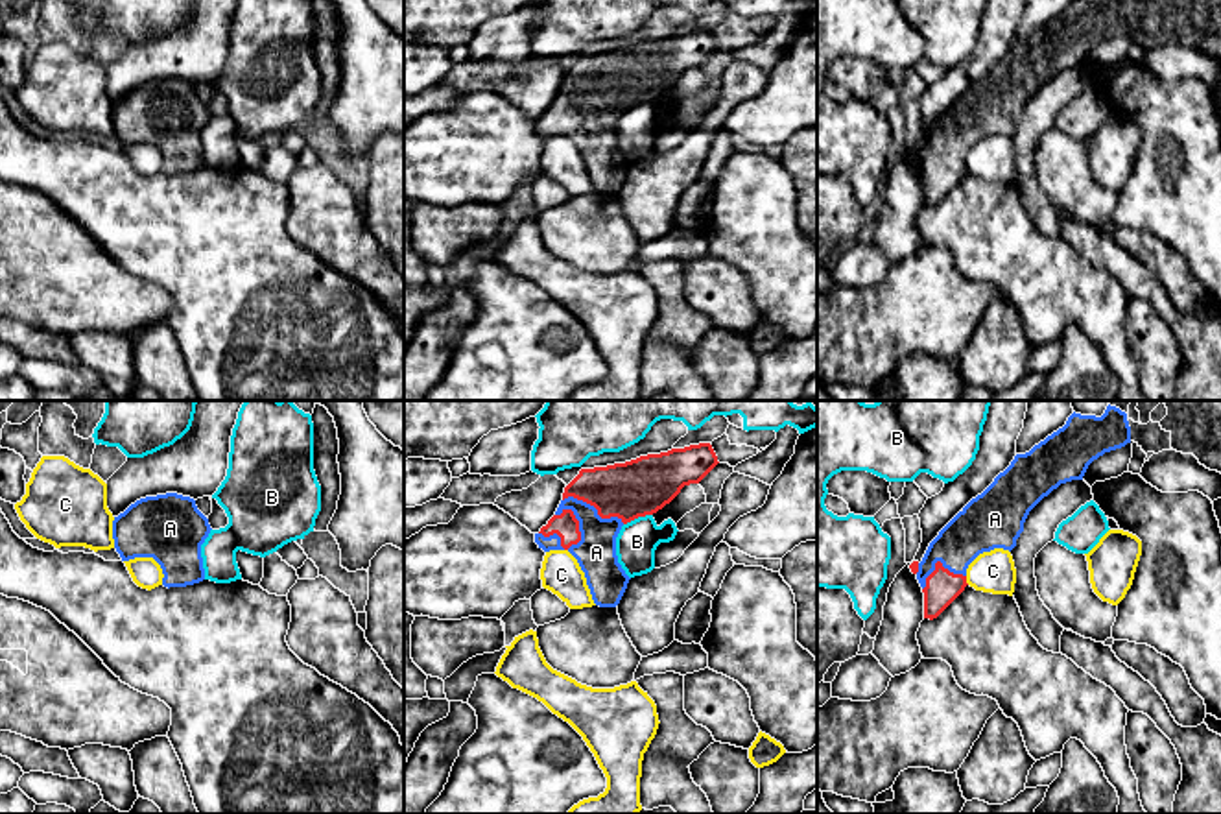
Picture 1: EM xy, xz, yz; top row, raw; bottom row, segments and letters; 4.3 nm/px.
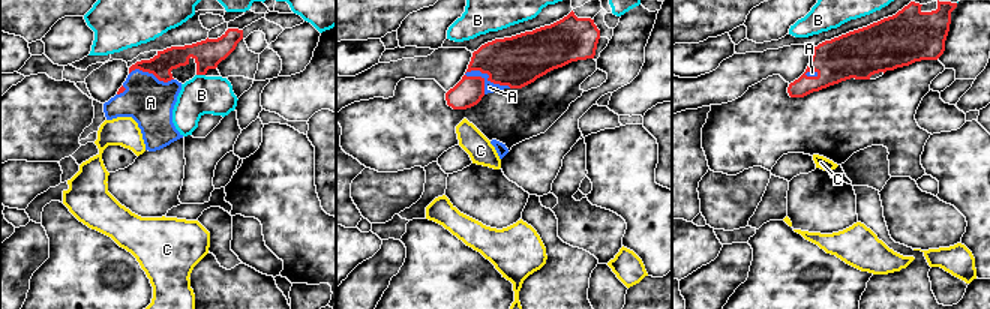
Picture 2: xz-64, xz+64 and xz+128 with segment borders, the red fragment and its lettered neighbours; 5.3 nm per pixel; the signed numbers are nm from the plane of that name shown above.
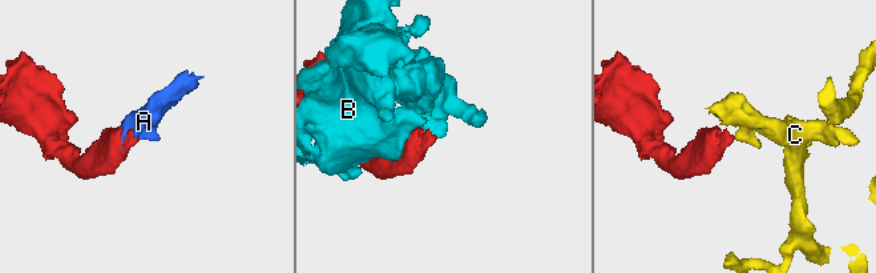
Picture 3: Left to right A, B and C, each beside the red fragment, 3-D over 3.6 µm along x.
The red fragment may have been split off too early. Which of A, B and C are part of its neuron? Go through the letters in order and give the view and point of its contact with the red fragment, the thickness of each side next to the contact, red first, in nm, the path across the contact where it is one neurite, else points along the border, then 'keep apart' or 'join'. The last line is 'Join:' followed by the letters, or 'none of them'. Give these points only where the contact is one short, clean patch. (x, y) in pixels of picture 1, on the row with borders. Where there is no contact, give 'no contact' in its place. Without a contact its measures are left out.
A: contact xz (561, 541); calibres 110 and 180 nm; way xz (567, 526), (561, 541), (596, 552); join
B: contact xz (637, 517); calibres 240 and 180 nm; keep apart
C: contact yz (965, 580); calibres 150 and 180 nm; border yz (965, 576), (969, 584); keep apart
Join: A

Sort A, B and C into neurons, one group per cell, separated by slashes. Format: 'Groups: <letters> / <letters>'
Groups: A / B C

